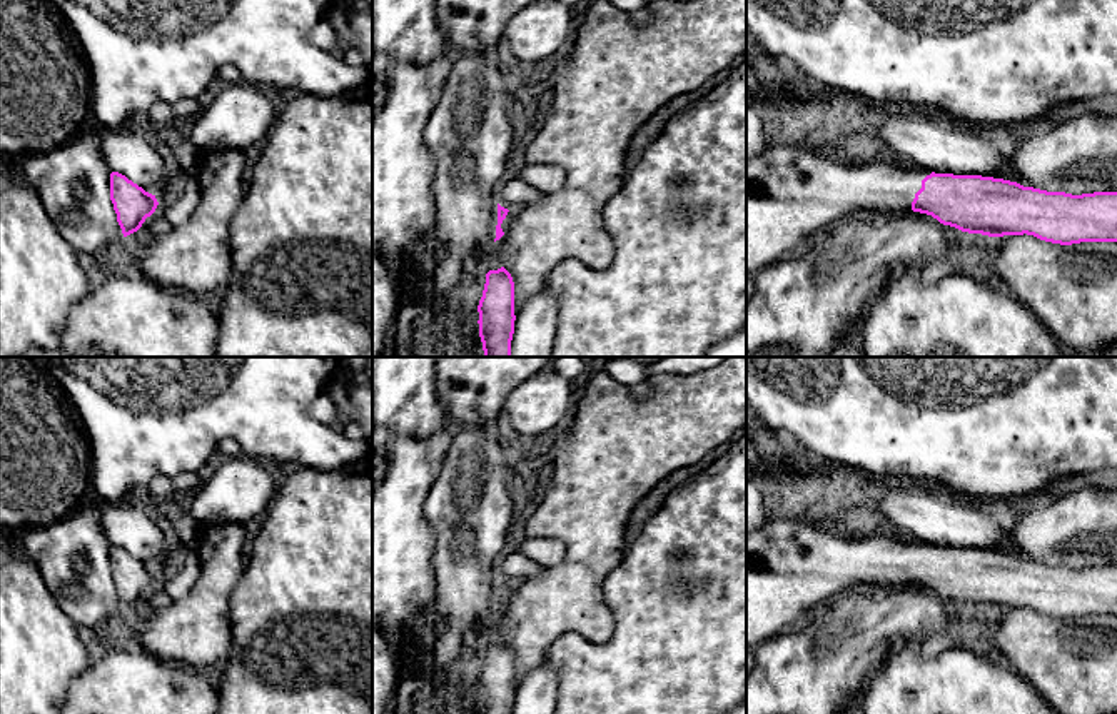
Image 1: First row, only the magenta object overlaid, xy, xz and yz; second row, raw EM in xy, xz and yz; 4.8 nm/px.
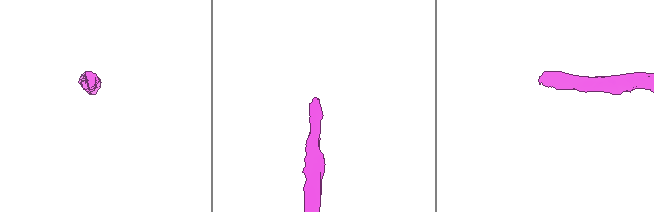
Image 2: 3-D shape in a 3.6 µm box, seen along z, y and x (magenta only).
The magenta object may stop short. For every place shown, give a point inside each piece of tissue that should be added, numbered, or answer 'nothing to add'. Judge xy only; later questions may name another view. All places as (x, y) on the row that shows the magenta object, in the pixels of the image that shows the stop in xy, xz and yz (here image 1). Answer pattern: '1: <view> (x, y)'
nothing to add

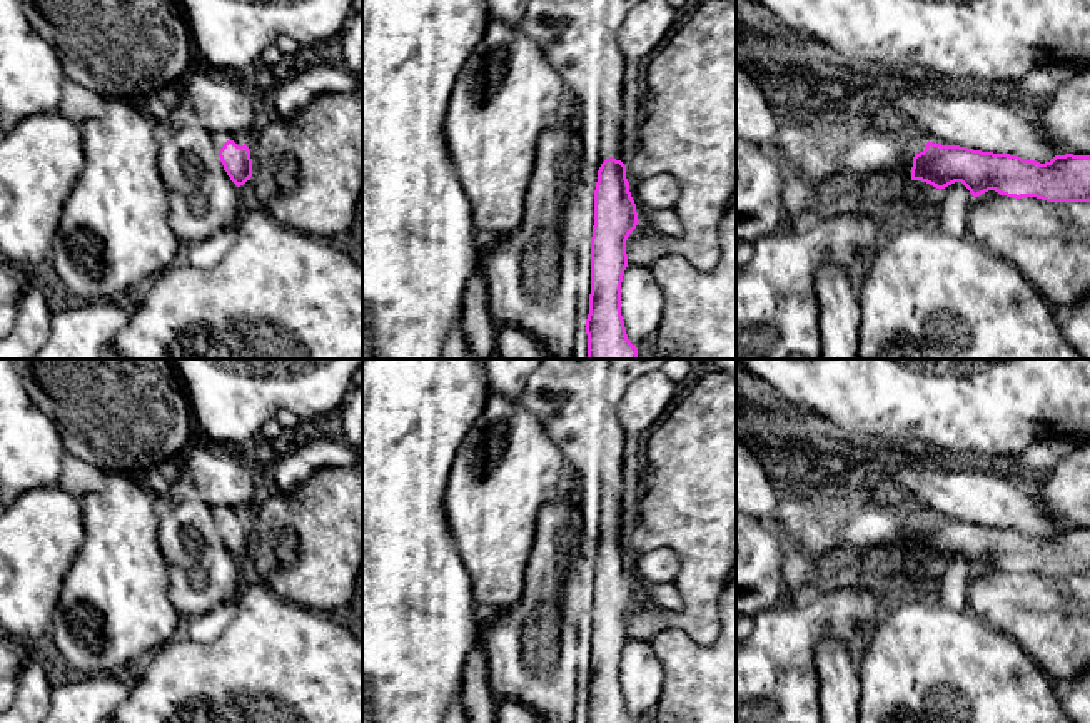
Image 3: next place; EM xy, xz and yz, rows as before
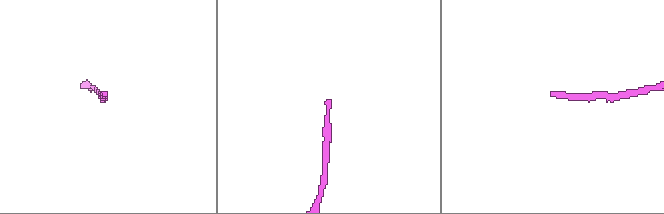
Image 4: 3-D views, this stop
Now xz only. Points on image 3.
1: xz (580, 37)

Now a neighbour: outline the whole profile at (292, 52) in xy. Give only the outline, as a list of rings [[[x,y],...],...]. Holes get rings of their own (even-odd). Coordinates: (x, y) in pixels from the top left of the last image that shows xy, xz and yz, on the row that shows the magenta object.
[[[287,35],[279,37],[274,45],[280,50],[287,63],[295,63],[305,55],[300,43]]]

